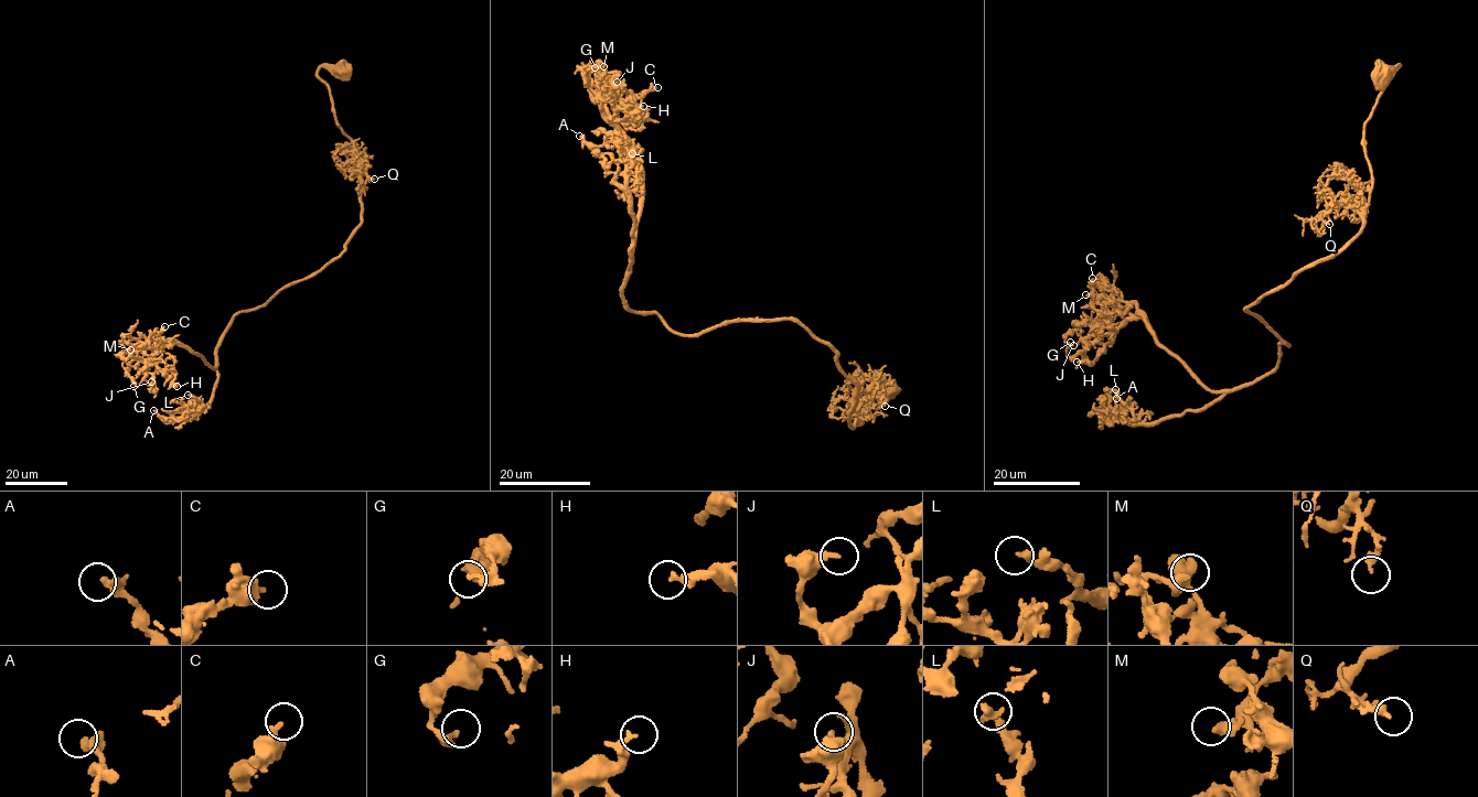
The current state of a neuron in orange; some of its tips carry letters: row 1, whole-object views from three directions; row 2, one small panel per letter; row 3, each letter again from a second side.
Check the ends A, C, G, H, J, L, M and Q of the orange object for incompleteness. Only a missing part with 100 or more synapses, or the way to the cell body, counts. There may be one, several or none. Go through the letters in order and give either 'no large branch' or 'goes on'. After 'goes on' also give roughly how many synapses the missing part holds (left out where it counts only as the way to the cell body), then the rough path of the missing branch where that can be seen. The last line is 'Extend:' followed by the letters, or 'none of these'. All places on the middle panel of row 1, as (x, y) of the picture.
A: no large branch
C: no large branch
G: no large branch
H: no large branch
J: no large branch
L: no large branch
M: no large branch
Q: no large branch
Extend: none of these

